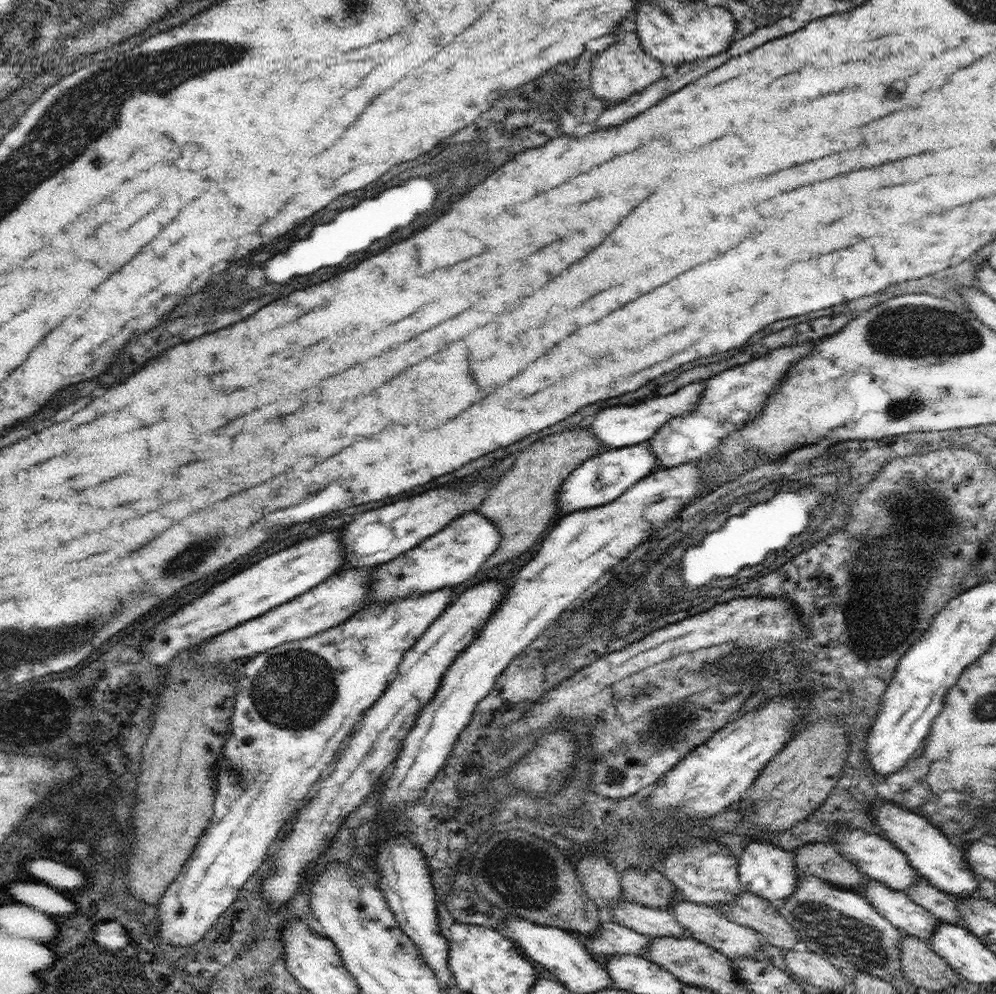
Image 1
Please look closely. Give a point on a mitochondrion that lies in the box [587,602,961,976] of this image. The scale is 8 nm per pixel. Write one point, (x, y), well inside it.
(829, 932)

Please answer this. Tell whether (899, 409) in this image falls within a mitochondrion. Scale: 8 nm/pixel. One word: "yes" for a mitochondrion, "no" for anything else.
yes

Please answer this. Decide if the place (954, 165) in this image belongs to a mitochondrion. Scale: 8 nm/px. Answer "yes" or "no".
no

